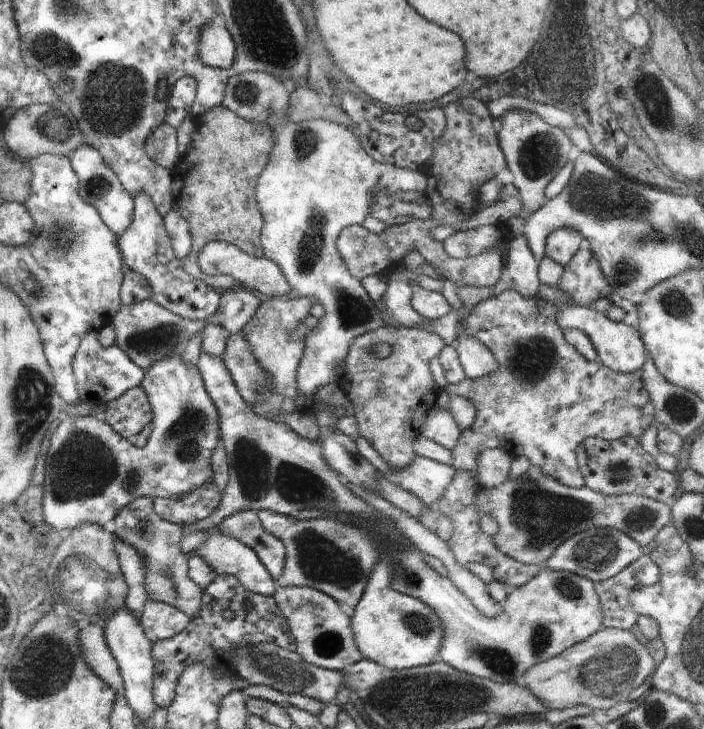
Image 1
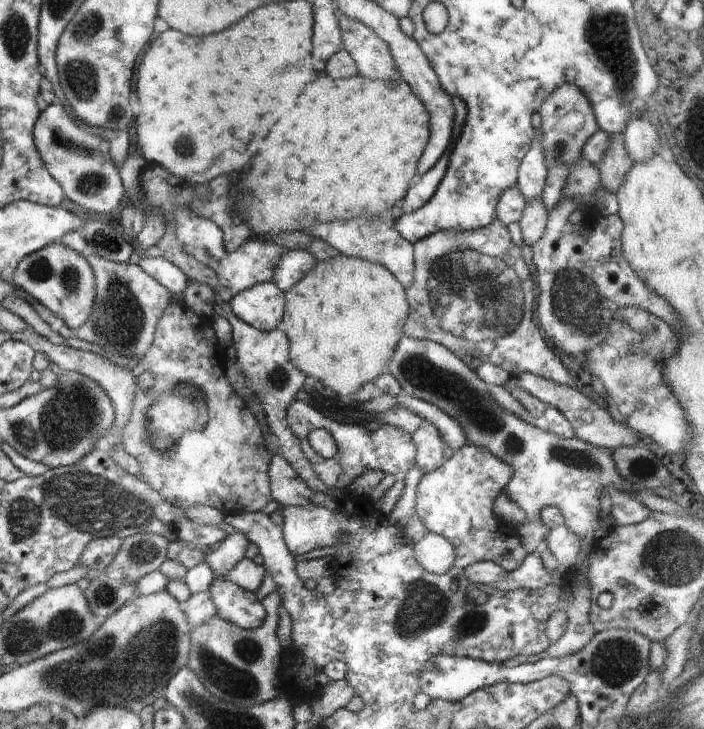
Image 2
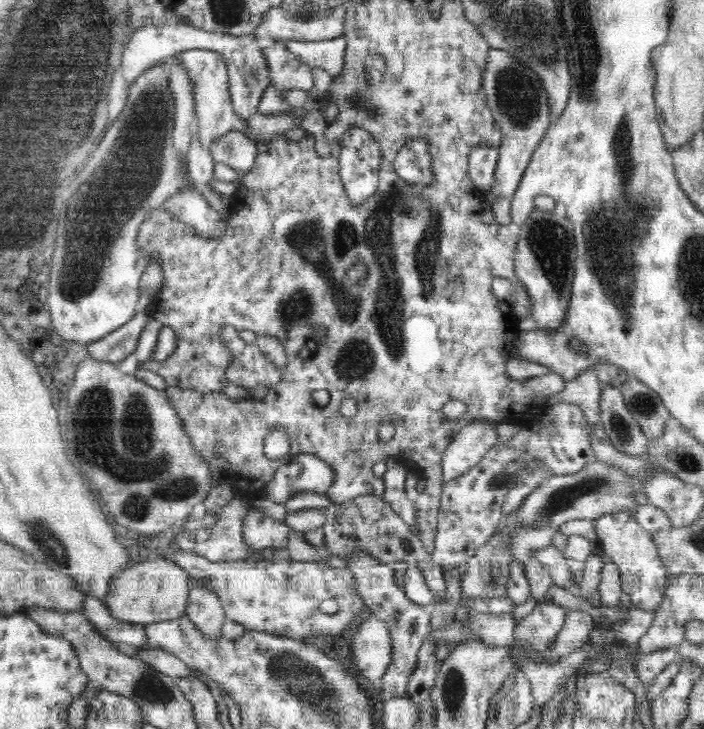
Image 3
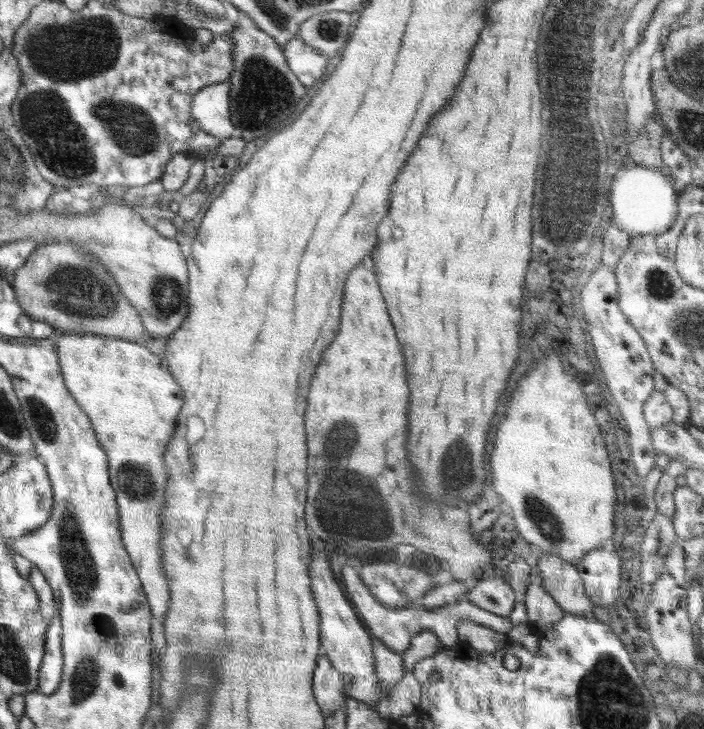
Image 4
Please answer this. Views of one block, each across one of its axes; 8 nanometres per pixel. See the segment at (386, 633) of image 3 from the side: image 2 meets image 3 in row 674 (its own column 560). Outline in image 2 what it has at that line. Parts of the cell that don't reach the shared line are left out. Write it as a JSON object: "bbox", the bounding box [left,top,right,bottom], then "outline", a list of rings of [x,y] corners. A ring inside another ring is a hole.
{"bbox":[403,218,580,388],"outline":[[[495,218],[488,226],[475,231],[440,231],[420,239],[413,244],[413,257],[415,262],[413,283],[405,290],[407,301],[410,305],[409,315],[403,326],[403,334],[406,337],[415,339],[430,339],[435,343],[443,344],[448,350],[451,350],[460,360],[464,361],[472,370],[477,370],[486,361],[501,366],[508,371],[510,376],[515,379],[517,373],[534,373],[544,378],[555,380],[563,385],[570,385],[578,388],[580,384],[574,384],[570,374],[562,365],[559,357],[546,345],[544,338],[532,321],[533,304],[536,294],[534,293],[534,282],[530,278],[530,272],[526,267],[521,250],[512,242],[506,225]]]}

